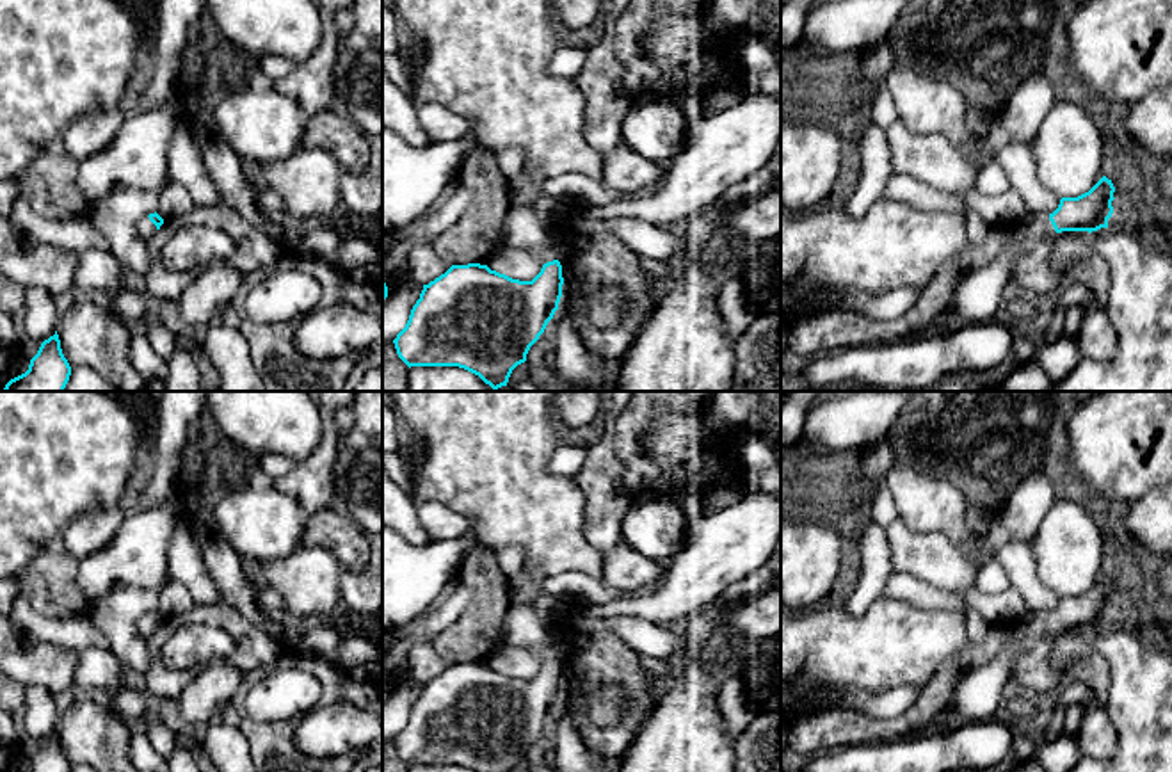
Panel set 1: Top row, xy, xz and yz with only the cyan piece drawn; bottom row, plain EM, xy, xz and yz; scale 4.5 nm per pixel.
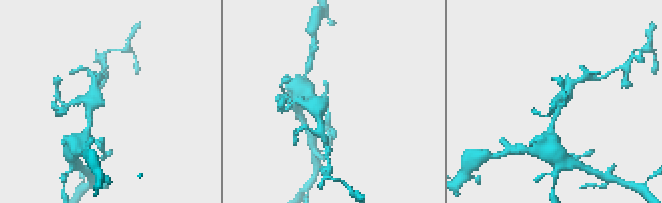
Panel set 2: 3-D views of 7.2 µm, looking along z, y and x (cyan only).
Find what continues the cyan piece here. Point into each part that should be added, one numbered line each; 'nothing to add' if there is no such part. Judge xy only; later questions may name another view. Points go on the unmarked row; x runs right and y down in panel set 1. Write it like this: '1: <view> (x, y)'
1: xy (146, 628)

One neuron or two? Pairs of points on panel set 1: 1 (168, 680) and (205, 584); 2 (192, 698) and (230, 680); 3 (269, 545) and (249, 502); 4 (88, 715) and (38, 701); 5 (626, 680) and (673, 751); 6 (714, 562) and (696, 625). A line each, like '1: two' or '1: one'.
1: two
2: one
3: one
4: two
5: two
6: two

